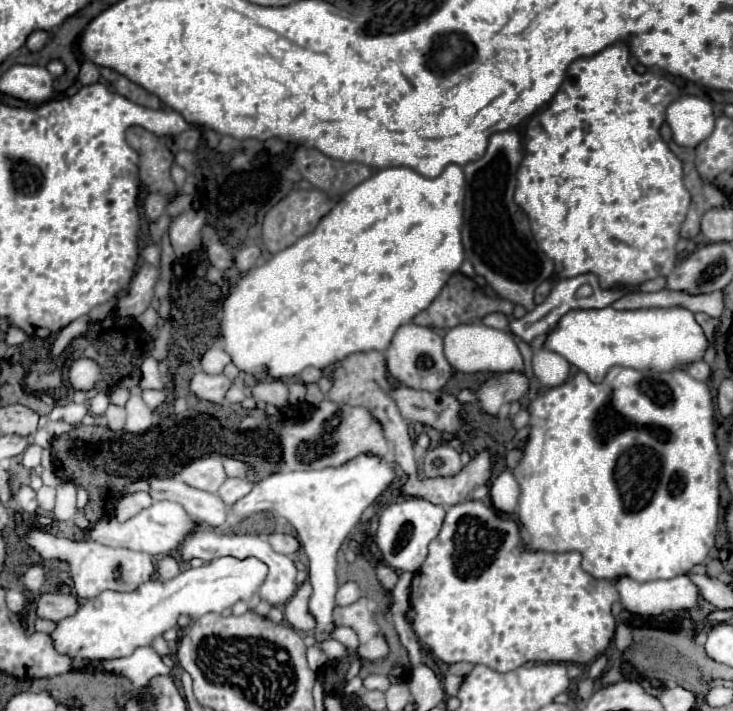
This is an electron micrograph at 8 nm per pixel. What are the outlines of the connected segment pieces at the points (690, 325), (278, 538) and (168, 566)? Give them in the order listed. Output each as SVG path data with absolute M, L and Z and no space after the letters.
M682 306L674 308L642 308L642 310L576 310L568 312L558 328L548 334L544 348L564 354L578 370L590 374L594 382L602 382L612 366L672 370L696 362L706 352L706 336L696 324L694 314Z
M274 532L274 534L268 536L268 542L280 554L294 554L296 548L298 548L298 542L290 534L278 534L278 532Z
M166 556L158 562L158 576L160 580L170 580L174 576L178 576L180 572L180 562L174 556Z

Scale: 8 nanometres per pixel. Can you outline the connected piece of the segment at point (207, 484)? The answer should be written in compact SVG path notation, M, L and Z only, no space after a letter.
M207 454L186 465L186 470L180 472L180 478L194 488L206 492L218 492L218 488L228 478L224 472L224 464L219 454Z

